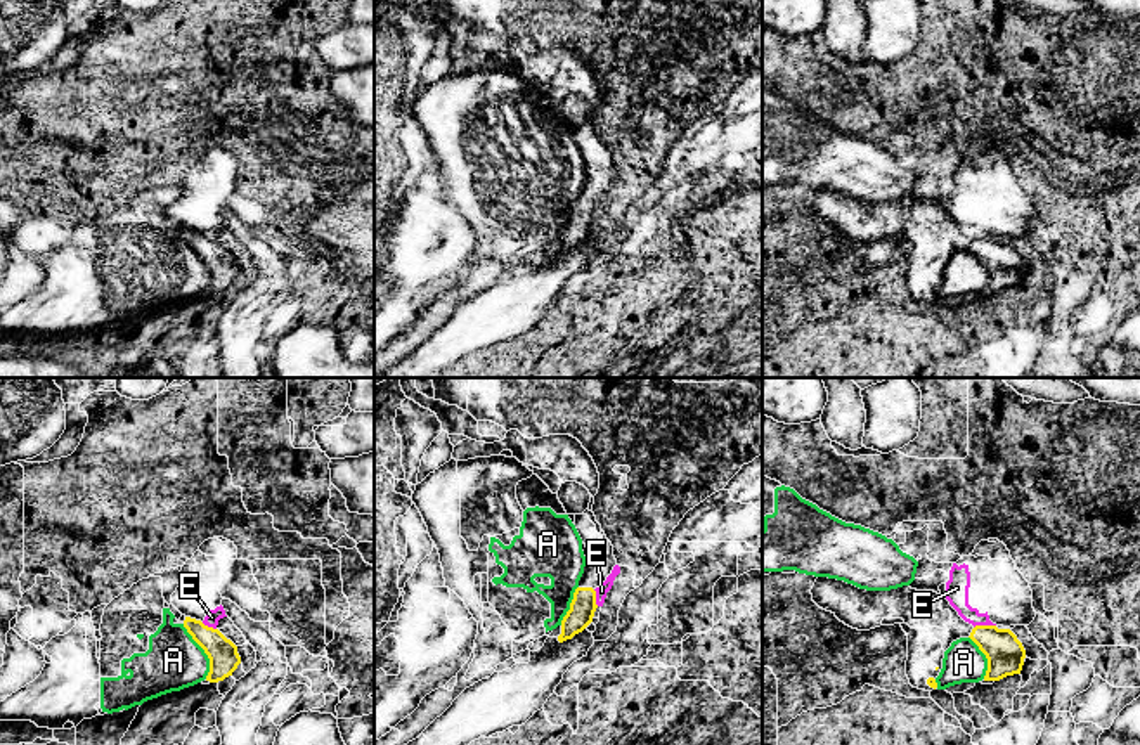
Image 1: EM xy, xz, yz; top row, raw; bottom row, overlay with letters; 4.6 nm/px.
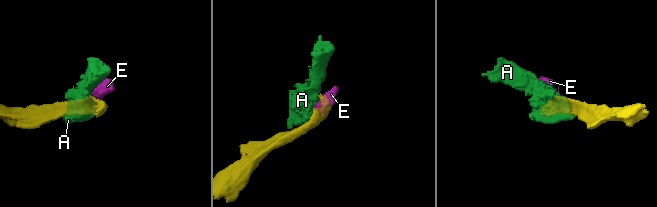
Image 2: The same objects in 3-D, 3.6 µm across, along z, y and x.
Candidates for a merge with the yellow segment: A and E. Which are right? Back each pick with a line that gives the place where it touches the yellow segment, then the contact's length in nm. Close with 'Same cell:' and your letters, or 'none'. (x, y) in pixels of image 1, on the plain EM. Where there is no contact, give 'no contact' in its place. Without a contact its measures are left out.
Same cell: none

